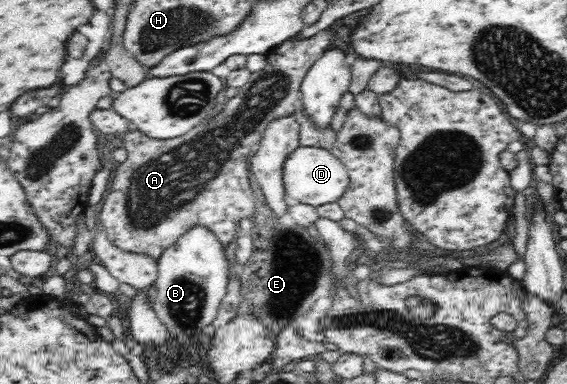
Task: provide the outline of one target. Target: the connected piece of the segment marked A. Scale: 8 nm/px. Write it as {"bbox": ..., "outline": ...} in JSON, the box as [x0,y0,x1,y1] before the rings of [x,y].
{"bbox":[99,29,337,259],"outline":[[[323,29],[319,31],[314,36],[306,39],[290,40],[286,39],[282,41],[279,45],[276,45],[273,49],[270,49],[266,54],[267,64],[263,69],[259,71],[253,71],[250,73],[249,81],[243,85],[243,87],[238,88],[238,94],[235,97],[232,97],[230,100],[226,101],[225,107],[217,115],[210,119],[205,119],[201,123],[198,123],[191,131],[185,133],[185,135],[173,138],[173,139],[155,139],[145,135],[142,131],[131,128],[127,131],[123,139],[123,147],[127,150],[127,160],[117,164],[113,169],[110,180],[111,183],[111,192],[107,193],[107,197],[102,199],[99,204],[101,208],[101,213],[99,213],[99,221],[103,230],[106,232],[106,237],[109,238],[109,241],[125,250],[135,253],[147,253],[151,256],[158,259],[158,257],[163,253],[163,250],[170,244],[173,243],[190,225],[199,223],[203,224],[209,229],[213,230],[223,246],[226,247],[227,243],[240,234],[240,229],[238,226],[238,221],[241,217],[250,217],[253,218],[253,212],[255,209],[255,198],[253,198],[253,191],[249,189],[249,163],[248,160],[252,157],[253,153],[257,151],[259,140],[265,131],[265,128],[276,118],[283,116],[291,116],[295,109],[293,108],[293,103],[297,99],[301,99],[301,84],[309,68],[315,63],[315,60],[323,53],[323,50],[326,50],[327,47],[337,39],[337,32],[333,29]]]}

